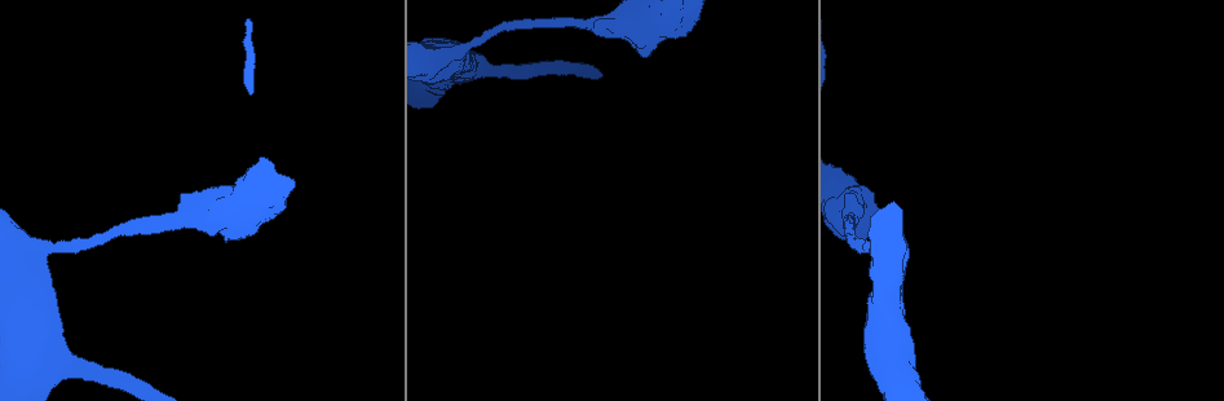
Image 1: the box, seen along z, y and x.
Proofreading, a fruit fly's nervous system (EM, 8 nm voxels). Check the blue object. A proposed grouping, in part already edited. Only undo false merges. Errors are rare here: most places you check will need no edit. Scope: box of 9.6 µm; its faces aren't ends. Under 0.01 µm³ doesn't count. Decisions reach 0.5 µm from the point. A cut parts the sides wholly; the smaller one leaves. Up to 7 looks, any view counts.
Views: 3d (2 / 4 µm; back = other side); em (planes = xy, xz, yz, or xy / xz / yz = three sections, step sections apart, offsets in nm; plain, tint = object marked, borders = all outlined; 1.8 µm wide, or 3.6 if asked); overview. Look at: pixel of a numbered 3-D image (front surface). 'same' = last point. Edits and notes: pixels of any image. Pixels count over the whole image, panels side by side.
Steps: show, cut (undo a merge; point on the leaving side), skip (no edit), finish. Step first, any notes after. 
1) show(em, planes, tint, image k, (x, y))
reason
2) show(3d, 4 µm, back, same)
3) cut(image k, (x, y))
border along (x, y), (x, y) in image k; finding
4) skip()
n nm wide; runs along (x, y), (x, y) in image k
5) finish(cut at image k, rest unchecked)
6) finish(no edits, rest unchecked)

show(em, xz, step 8, plain, image 1, (50, 362))
calibre changes

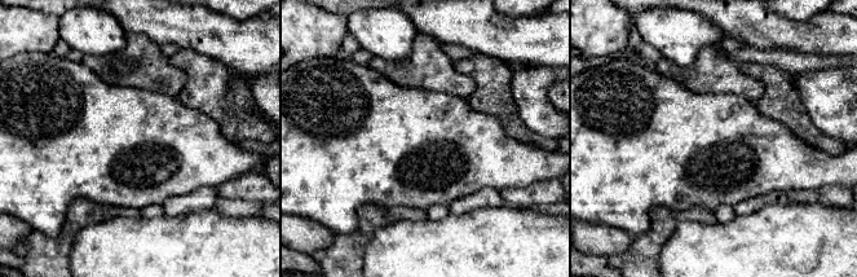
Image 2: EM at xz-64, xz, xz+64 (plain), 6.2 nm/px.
show(em, xz, step 8, tint, same)
where the object lies

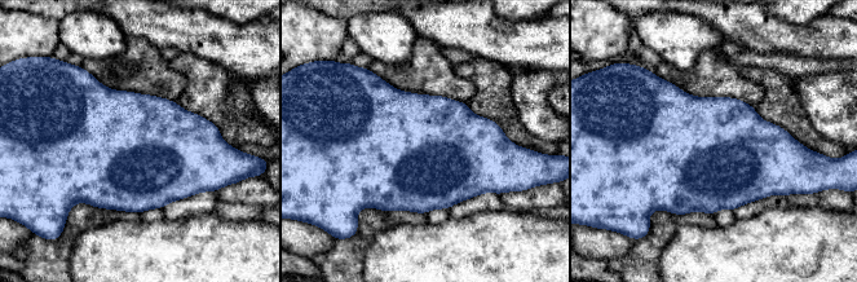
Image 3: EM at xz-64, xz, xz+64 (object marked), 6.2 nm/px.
skip()
700 nm wide; all the same neuron

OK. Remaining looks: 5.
show(em, 3.6 µm, planes, plain, image 1, (34, 249))

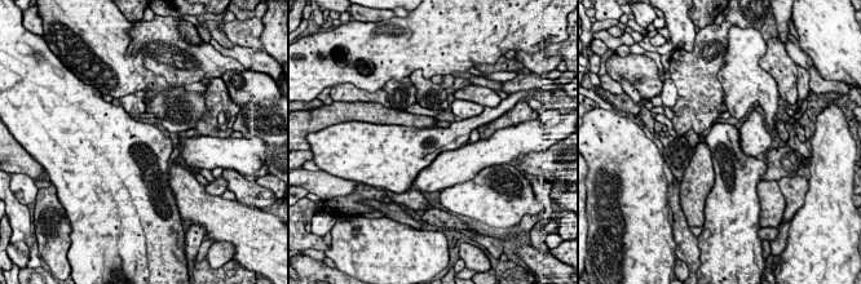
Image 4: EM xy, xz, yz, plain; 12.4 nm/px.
show(em, 3.6 µm, planes, tint, same)
with the object marked

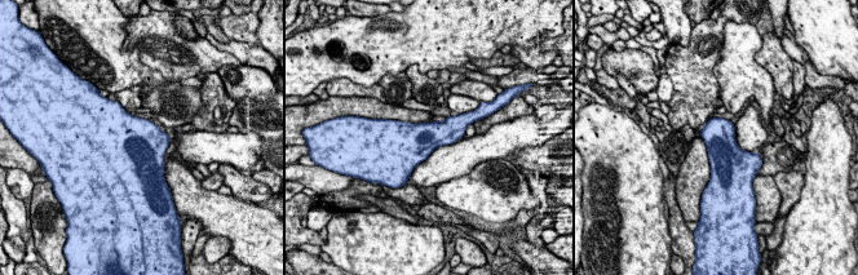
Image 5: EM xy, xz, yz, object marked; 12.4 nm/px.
skip()
continuous, no second neuron

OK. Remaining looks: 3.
show(3d, 4 µm, image 1, (213, 212))
calibre changes

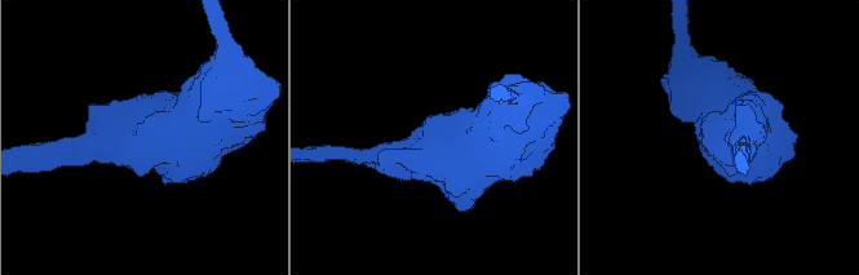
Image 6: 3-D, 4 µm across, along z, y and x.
show(em, 3.6 µm, xz, step 8, tint, image 6, (433, 153))

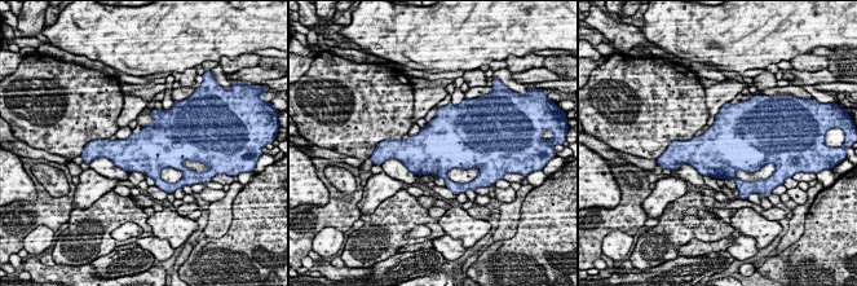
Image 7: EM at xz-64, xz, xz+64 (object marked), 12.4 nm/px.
show(em, 3.6 µm, planes, tint, same)
cut it another way

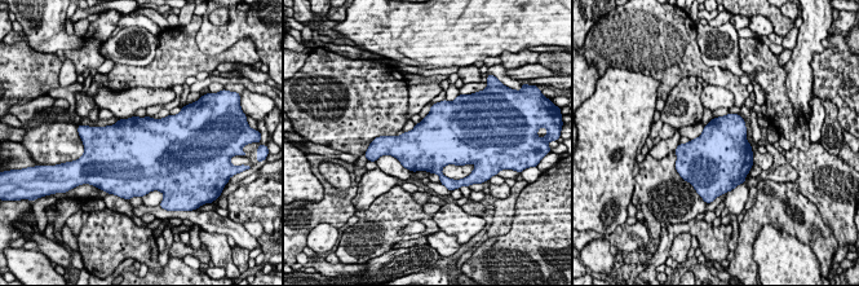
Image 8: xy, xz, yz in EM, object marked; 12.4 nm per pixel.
skip()
650 nm wide; continuous, no second neuron

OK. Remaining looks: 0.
finish(no edits, rest unchecked)

